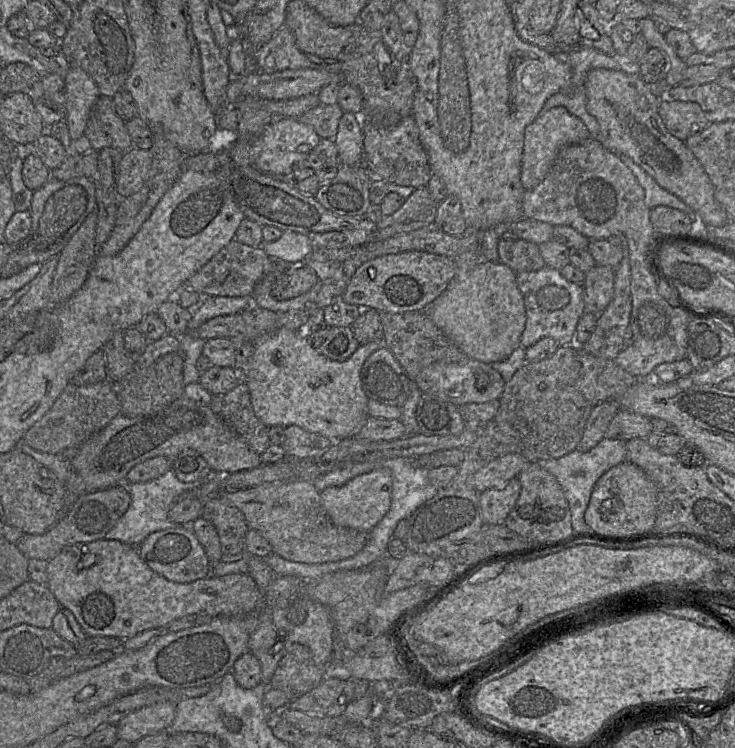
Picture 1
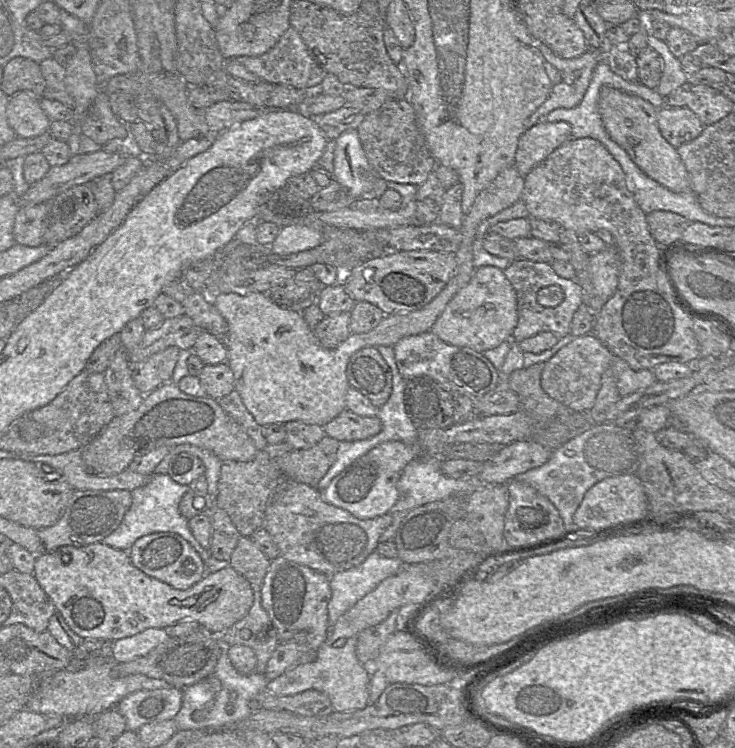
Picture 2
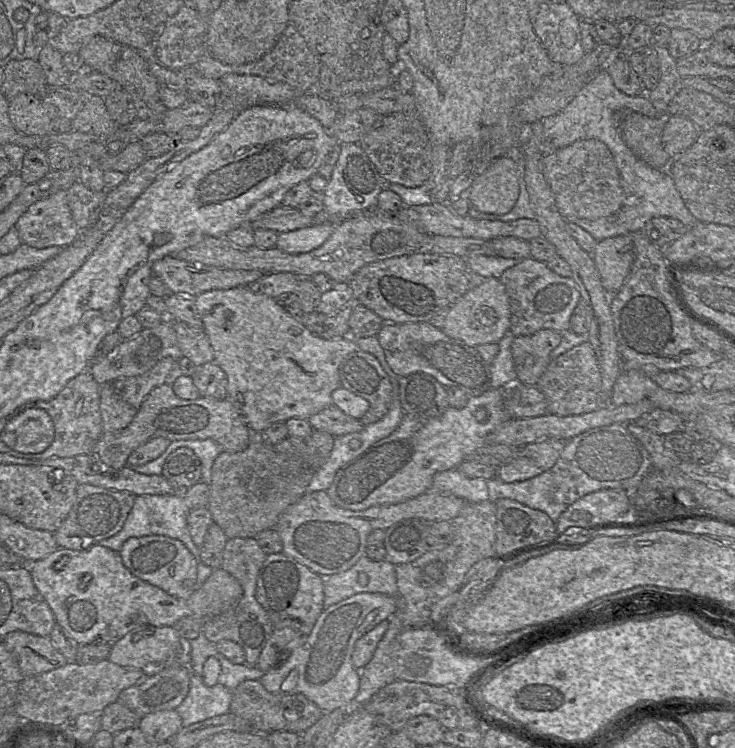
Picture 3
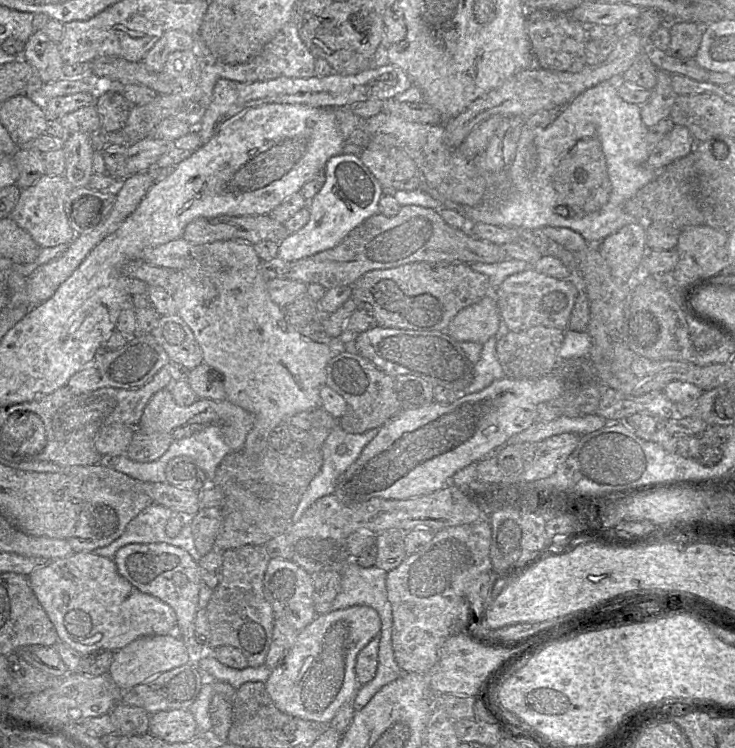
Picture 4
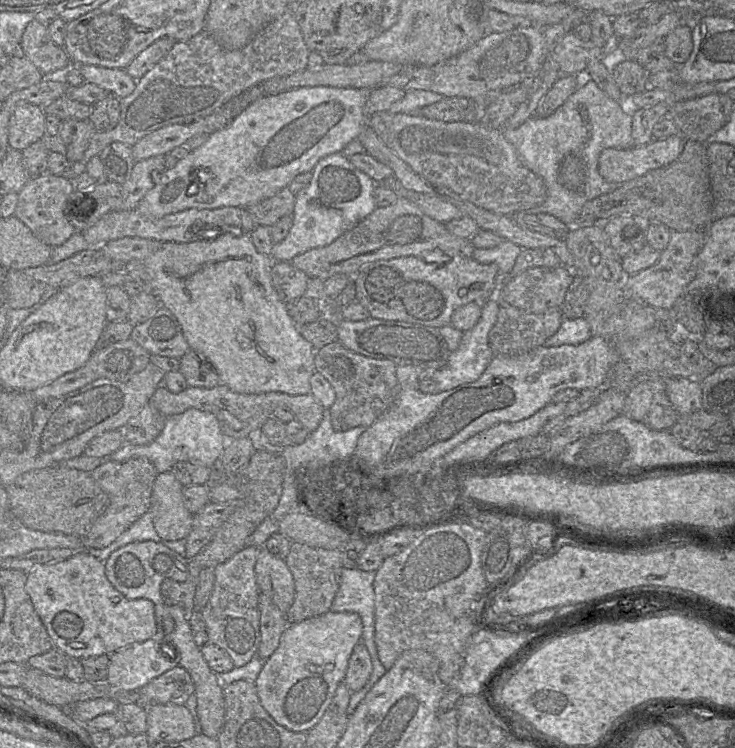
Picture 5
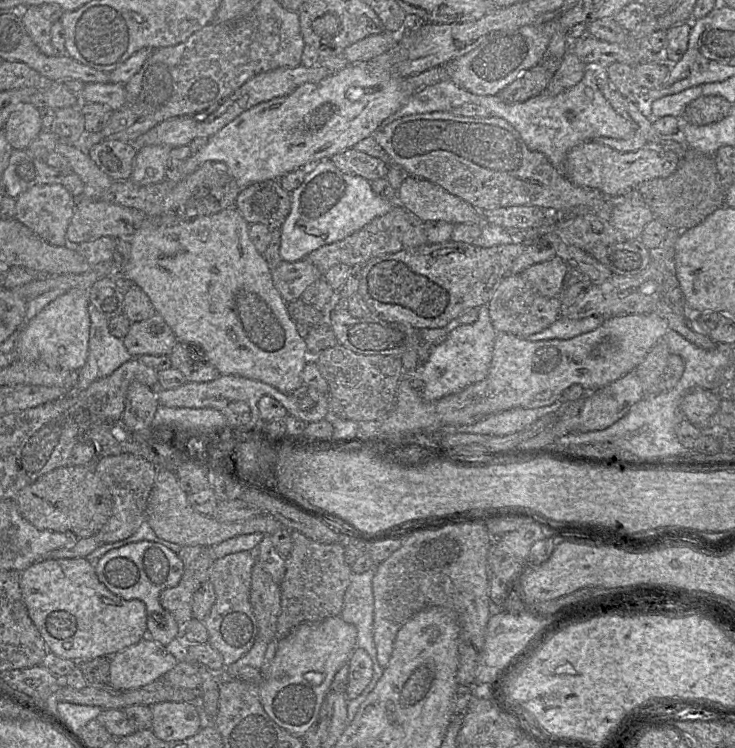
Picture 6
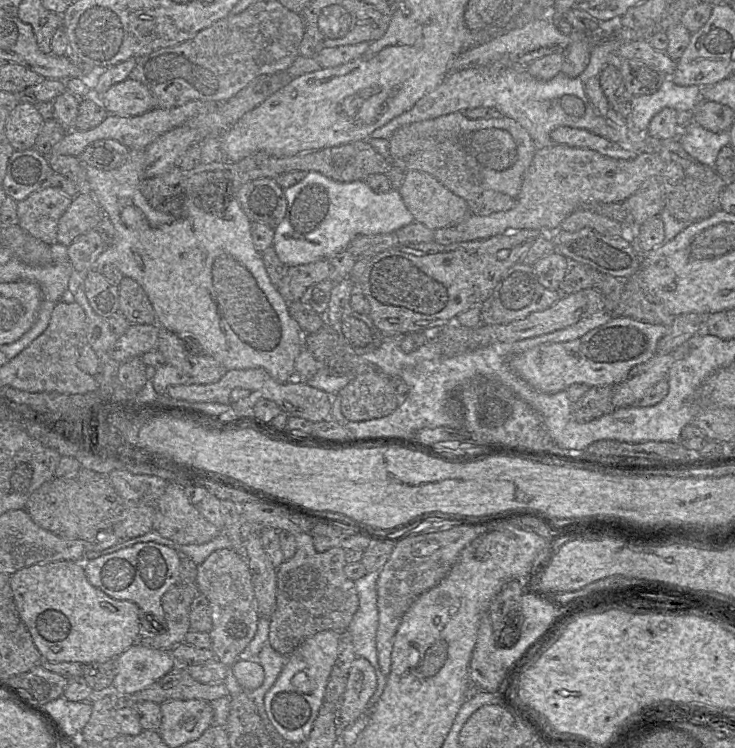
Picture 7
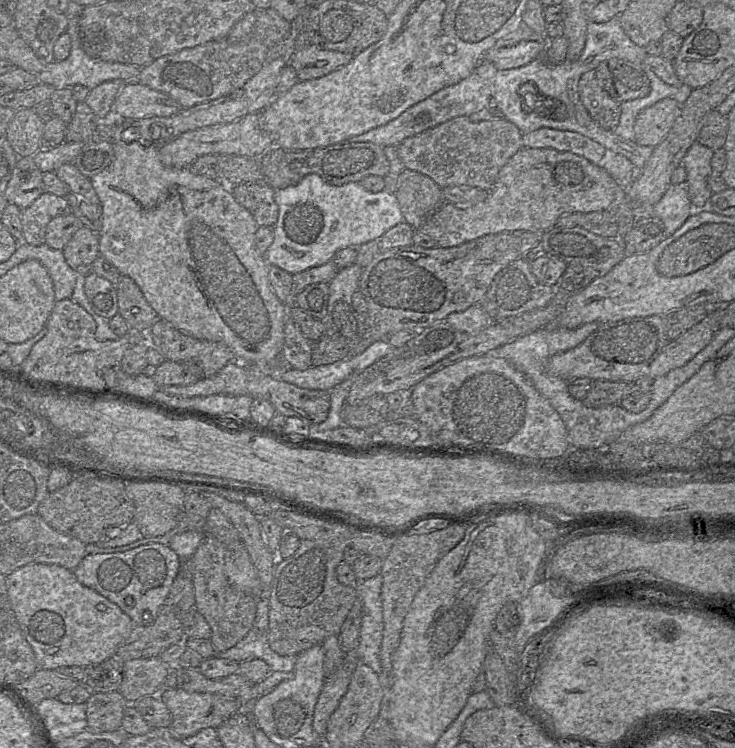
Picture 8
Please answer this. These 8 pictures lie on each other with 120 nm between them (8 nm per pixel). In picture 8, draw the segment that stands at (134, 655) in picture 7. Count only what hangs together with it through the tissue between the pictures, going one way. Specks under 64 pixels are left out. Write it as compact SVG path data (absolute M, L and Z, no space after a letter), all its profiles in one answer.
M160 657L123 662L119 692L128 704L134 704L145 696L158 695L164 688L169 672L169 666Z

